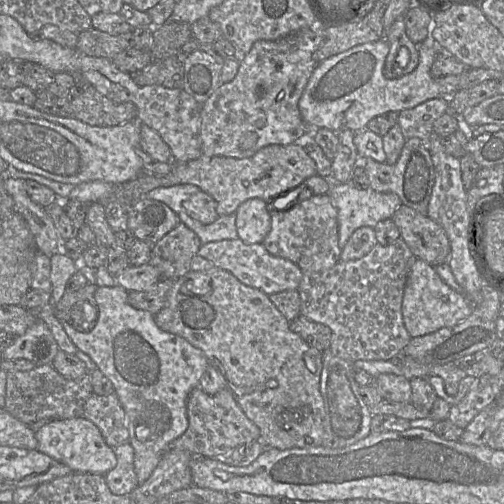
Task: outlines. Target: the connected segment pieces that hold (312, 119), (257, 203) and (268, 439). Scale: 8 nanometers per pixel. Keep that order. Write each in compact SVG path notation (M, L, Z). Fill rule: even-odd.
M386 39L357 45L345 52L329 57L318 63L299 100L298 107L302 119L310 129L326 128L336 133L343 130L360 132L367 129L367 123L376 116L387 112L400 112L443 96L442 87L432 78L430 70L442 49L437 43L424 41L418 45L419 63L417 67L399 78L387 78L384 74L389 45Z
M253 198L243 202L236 210L238 238L247 244L262 243L271 230L268 203Z
M215 266L208 270L191 270L183 276L175 279L173 286L167 294L164 307L154 315L154 320L161 330L186 339L194 347L204 352L208 362L212 364L223 377L225 386L231 391L245 415L259 427L260 439L266 447L287 450L292 448L322 445L324 437L324 400L320 392L321 373L323 369L322 353L311 347L298 334L294 333L290 329L290 322L271 302L268 295L259 289L246 286L230 272Z

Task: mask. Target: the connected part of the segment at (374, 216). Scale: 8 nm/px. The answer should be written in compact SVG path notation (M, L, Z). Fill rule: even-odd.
M350 180L346 183L331 182L327 194L338 211L338 245L341 250L356 229L365 226L374 228L378 222L392 219L394 213L402 205L399 196L395 193L380 193L371 187L358 189Z

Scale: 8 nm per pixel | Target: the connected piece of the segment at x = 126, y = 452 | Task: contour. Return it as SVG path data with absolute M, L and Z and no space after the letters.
M124 443L117 446L114 452L117 464L104 475L105 481L114 495L128 495L138 486L134 471L134 449L130 443Z

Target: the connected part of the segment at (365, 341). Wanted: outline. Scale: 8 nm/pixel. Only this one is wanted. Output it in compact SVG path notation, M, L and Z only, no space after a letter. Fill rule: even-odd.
M400 237L394 243L377 243L372 250L357 260L339 261L332 268L319 272L303 272L298 287L300 314L307 319L324 324L332 331L330 351L332 355L349 363L357 360L390 360L410 342L402 316L402 301L406 280L415 256Z

